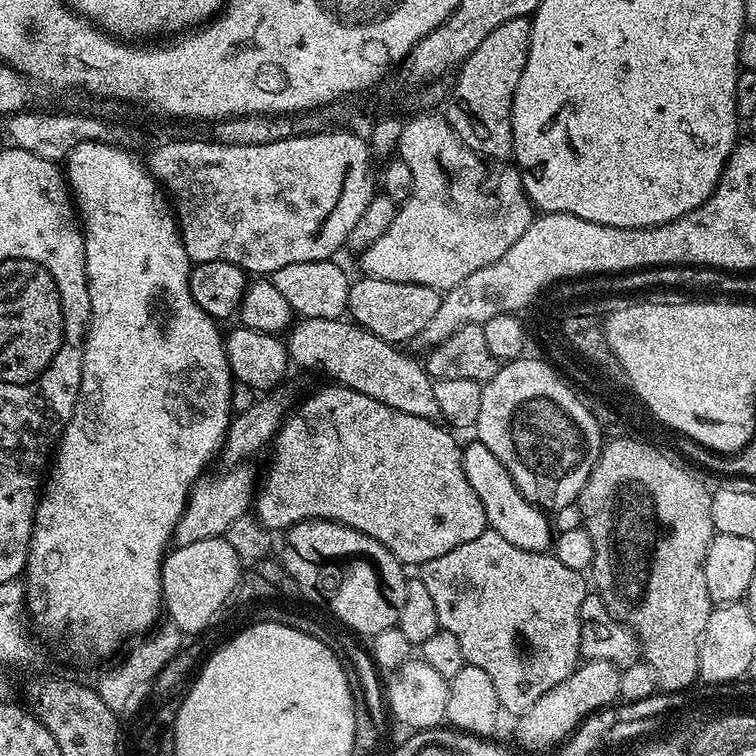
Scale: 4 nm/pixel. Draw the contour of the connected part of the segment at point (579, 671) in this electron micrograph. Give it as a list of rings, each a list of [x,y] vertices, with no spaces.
[[[590,660],[581,663],[572,671],[567,680],[558,686],[546,690],[534,706],[519,713],[516,724],[516,740],[525,753],[544,752],[547,748],[555,749],[564,744],[572,733],[579,727],[581,721],[587,719],[593,712],[606,709],[620,695],[621,669],[610,662]]]

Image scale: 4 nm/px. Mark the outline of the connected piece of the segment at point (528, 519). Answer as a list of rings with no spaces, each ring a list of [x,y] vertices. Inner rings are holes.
[[[473,439],[472,444],[464,444],[462,448],[462,470],[466,470],[466,482],[474,486],[474,494],[482,502],[486,510],[488,528],[502,534],[506,542],[514,542],[522,550],[546,552],[554,544],[554,528],[548,525],[549,513],[543,508],[531,504],[518,490],[518,486],[510,478],[506,466],[486,450],[481,440]]]

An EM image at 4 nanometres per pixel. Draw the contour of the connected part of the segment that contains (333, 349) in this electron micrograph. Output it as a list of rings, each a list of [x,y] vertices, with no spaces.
[[[300,318],[293,323],[286,336],[288,358],[293,365],[300,368],[321,368],[335,383],[353,388],[358,394],[366,394],[394,410],[402,410],[402,414],[414,414],[414,418],[426,418],[436,422],[441,419],[438,401],[434,399],[434,386],[428,372],[419,359],[407,356],[397,345],[387,344],[372,332],[361,328],[359,324],[348,318],[327,320],[326,318]]]

